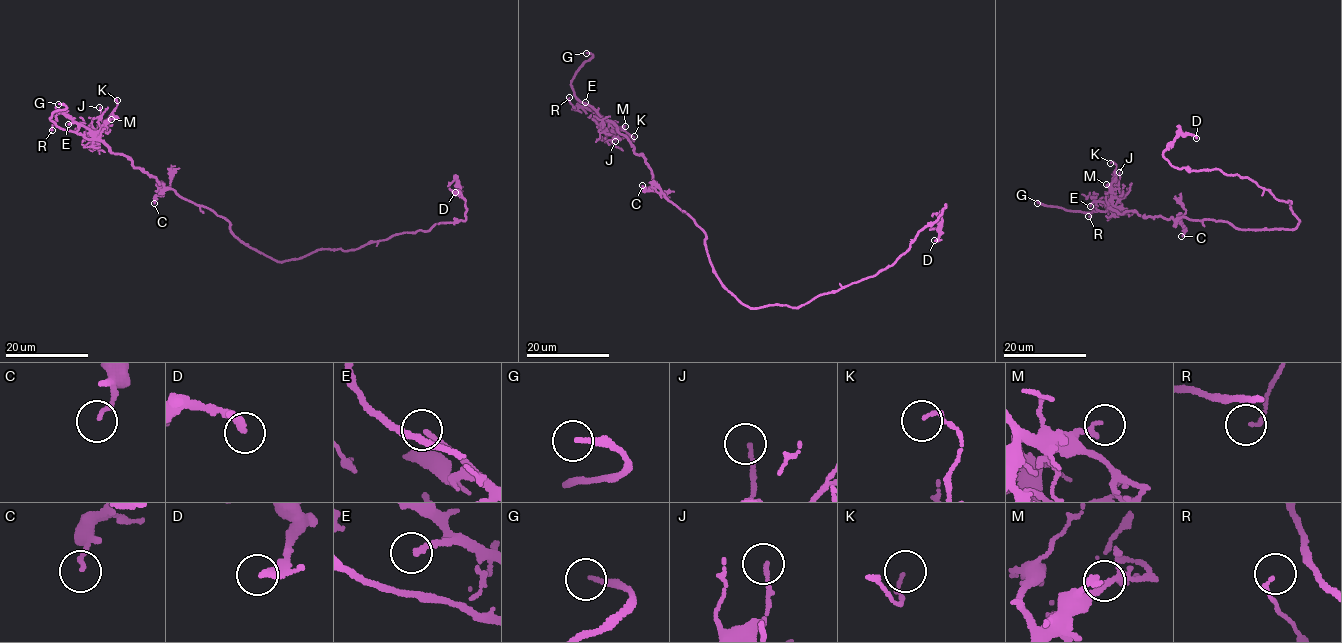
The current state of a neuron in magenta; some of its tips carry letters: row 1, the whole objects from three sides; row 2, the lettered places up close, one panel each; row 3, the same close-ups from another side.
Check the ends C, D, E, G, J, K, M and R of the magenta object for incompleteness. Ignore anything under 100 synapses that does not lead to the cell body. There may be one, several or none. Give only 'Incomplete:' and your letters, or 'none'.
Incomplete: G

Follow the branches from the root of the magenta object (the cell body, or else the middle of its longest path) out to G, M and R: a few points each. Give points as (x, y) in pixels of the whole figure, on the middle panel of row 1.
G: (716, 273), (704, 231), (665, 197), (631, 141), (576, 97), (571, 80), (593, 56), (586, 53)
M: (716, 273), (704, 231), (665, 197), (645, 159), (634, 151), (617, 127), (609, 123), (625, 126)
R: (716, 273), (704, 231), (665, 197), (631, 141), (592, 109), (574, 107), (569, 97)

